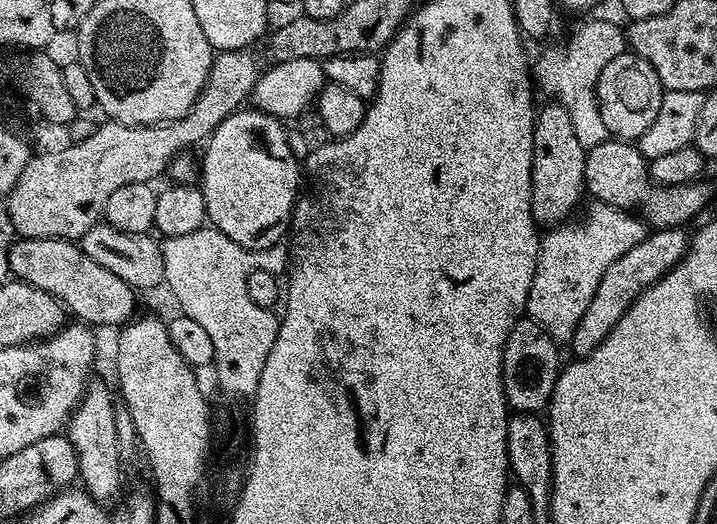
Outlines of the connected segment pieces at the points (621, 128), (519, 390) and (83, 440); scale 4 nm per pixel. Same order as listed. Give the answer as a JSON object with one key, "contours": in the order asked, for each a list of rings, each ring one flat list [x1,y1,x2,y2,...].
{"contours":[[[624,51,606,62,606,68,597,82,597,104,609,137,625,142,639,141,640,136,646,134,658,118,665,91,658,74,654,74,654,66,631,51]],[[521,318,510,330,502,358,502,378,504,379,504,396,513,413,540,414,548,407,556,377,560,375,562,359,556,353,557,341,541,324,531,318]],[[89,387,81,396,79,404,72,409,66,421,66,435,69,442,73,444,76,450,76,456,79,460,79,479,84,479,82,484,83,491,95,498,103,504,110,503,110,500,116,500,120,496,120,487,124,484,124,468,120,465,122,453,118,448,117,427,114,424,114,406,116,400,114,399,114,392,108,388]]]}

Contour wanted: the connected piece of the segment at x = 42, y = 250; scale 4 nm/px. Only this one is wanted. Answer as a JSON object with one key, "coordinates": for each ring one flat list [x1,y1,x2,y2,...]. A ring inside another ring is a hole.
{"coordinates":[[23,237,20,239,17,239,12,247,9,248,8,252,8,266,9,271,17,278,23,280,25,283,32,284,36,288,44,289,48,293,50,293,52,296,55,296,57,300,59,300,64,306,72,313,72,311,77,315,75,316,79,321,82,321,83,323,86,323,90,326,100,326,100,325,110,325,114,327,121,327,127,323,129,323,136,314,137,309,136,308,136,296,137,293,135,292,135,289,132,289,130,285,126,282,122,281,122,278,118,277,116,274,113,274,110,272,110,270,106,269,106,267,101,266,98,264,98,262,94,262,92,258,86,252,83,248,80,247,79,243,76,243,75,241,70,240,64,240,64,239,30,239,28,237]]}

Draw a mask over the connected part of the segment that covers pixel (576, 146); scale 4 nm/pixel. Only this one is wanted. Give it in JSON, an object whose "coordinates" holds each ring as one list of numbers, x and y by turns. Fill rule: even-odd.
{"coordinates":[[548,102,536,113,534,126,534,162,532,163,532,189,530,210,540,226,559,226,585,195,584,171,586,170,586,149,574,134,573,123,563,105]]}

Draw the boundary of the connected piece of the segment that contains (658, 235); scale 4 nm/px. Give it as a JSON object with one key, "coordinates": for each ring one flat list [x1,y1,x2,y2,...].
{"coordinates":[[683,227,679,228,661,228,659,230,649,231,648,236,642,242,638,242,638,246,634,246,634,250,626,250,626,254,622,254,622,258,618,258,614,262,610,262,606,274,602,274,602,278,598,282,598,290,594,290,594,298,590,298,590,306,586,306,586,314,582,314,580,325,574,330,570,341,570,347,576,351,575,355,581,357,592,352,600,345,610,334,610,330,620,321,622,314,637,300,644,291,656,280,660,280,664,275,684,257,684,253,688,251,690,243,689,233,684,233]]}

